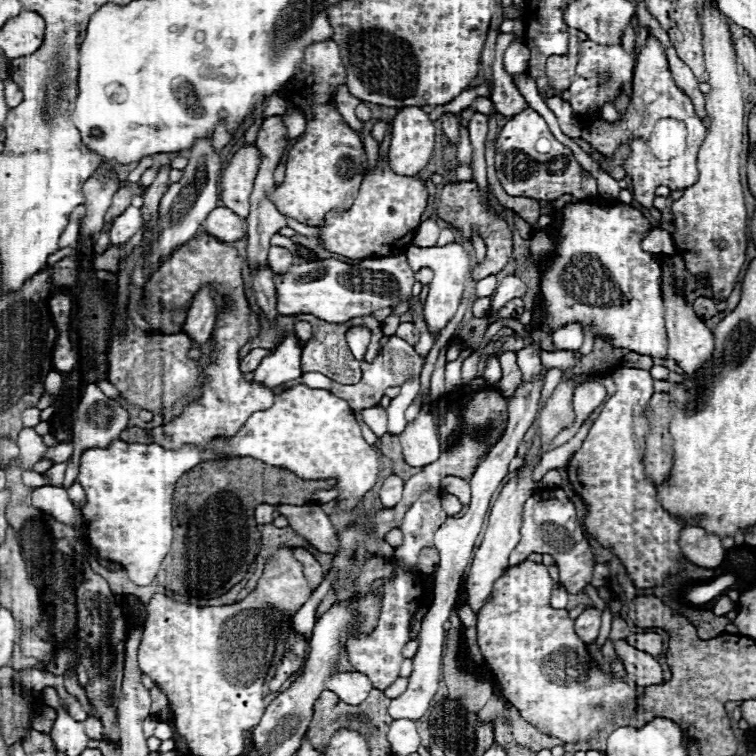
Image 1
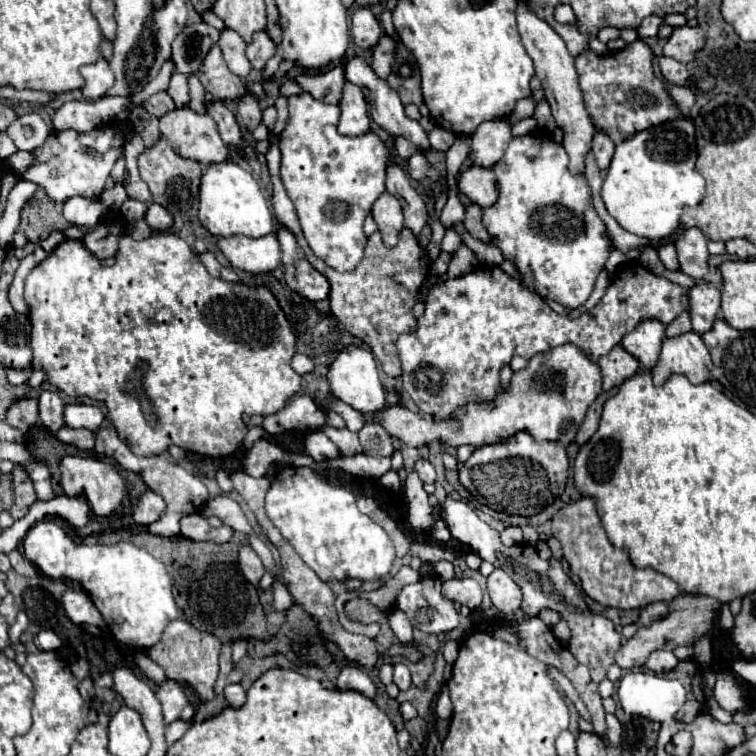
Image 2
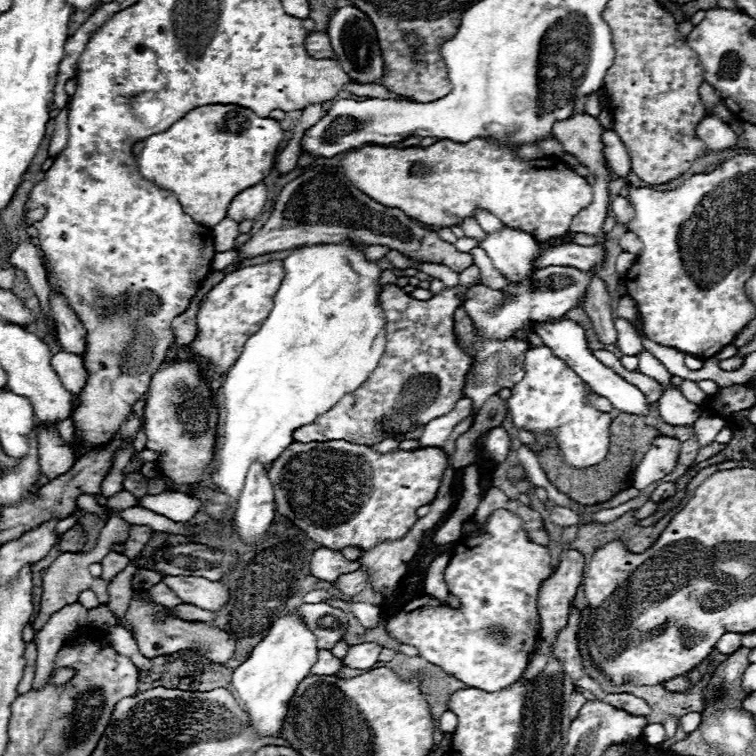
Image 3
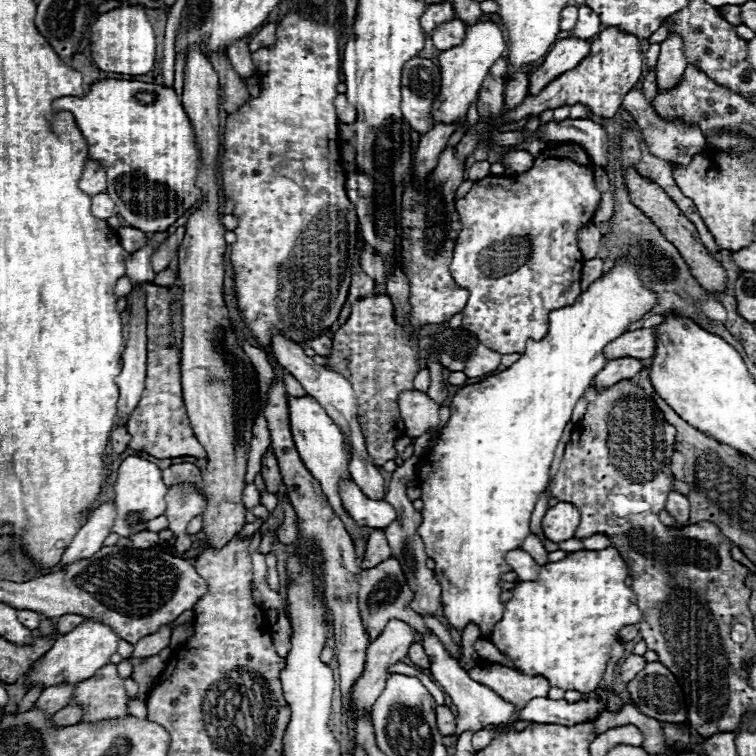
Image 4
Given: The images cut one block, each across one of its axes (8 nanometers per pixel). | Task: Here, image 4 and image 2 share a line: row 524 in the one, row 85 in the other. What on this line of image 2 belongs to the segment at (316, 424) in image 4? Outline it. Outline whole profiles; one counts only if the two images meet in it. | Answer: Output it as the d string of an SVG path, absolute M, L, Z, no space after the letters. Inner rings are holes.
M346 82L344 94L340 100L342 116L338 124L338 132L344 136L362 136L370 132L370 116L368 116L368 104L362 94L360 86L354 86L352 82Z

